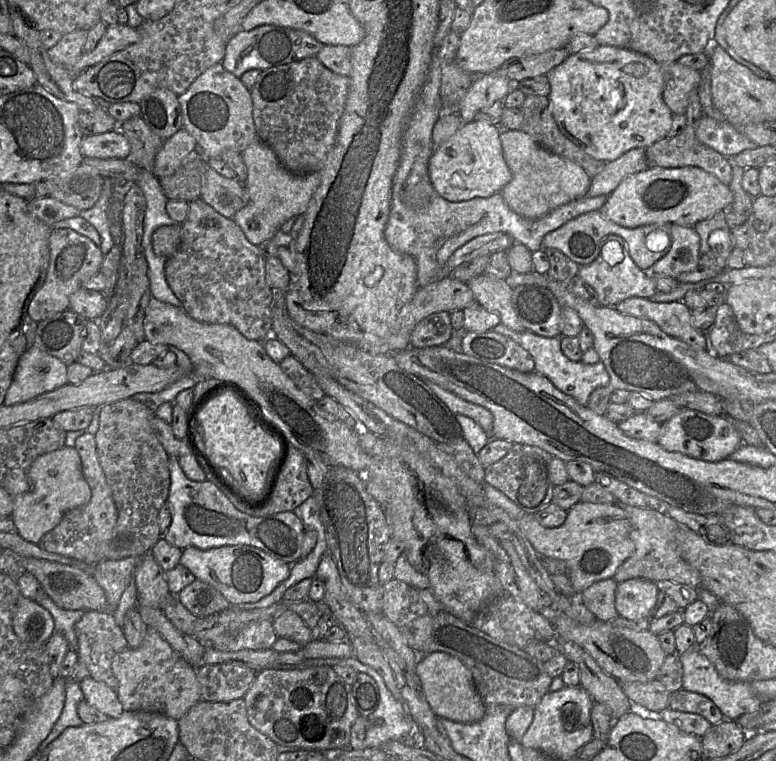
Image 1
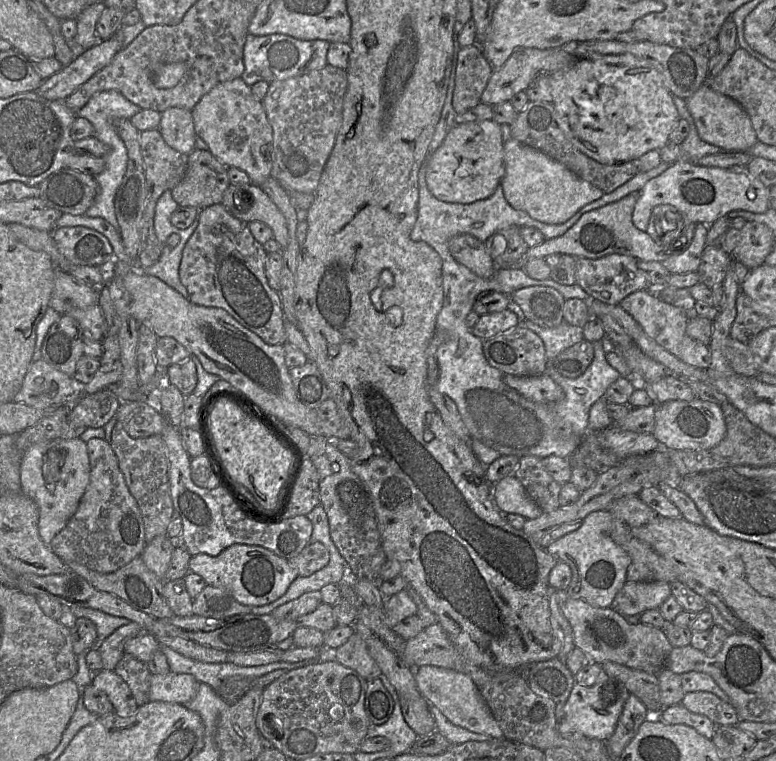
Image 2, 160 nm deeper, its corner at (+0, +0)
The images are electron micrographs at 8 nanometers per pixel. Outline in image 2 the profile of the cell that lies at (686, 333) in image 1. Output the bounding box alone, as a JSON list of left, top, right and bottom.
[619,290,711,369]

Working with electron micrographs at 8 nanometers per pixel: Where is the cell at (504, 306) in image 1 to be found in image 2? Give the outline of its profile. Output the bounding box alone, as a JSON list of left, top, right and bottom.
[448,234,495,278]

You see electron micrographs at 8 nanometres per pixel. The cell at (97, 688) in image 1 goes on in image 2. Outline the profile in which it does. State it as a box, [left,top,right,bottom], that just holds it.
[91,669,138,716]

